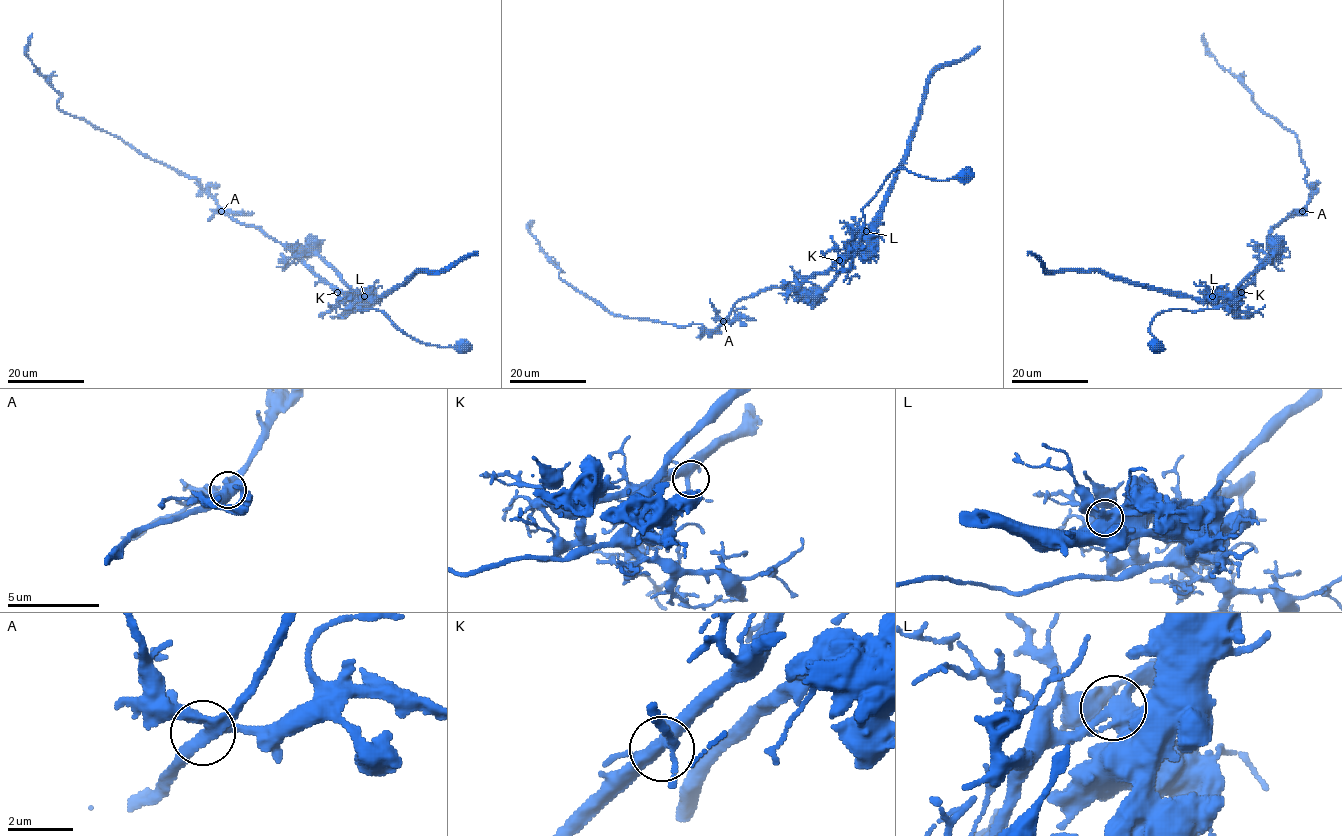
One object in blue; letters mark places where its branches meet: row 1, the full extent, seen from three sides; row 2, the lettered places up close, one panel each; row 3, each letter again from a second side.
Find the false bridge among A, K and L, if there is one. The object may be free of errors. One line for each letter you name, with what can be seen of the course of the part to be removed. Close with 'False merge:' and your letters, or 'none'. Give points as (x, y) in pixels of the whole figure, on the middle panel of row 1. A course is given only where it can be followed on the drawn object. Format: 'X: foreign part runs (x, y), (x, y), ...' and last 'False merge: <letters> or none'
L: foreign part runs (866, 231), (824, 272), (745, 296), (706, 330), (597, 304), (559, 277), (529, 231), (533, 223)
False merge: L

